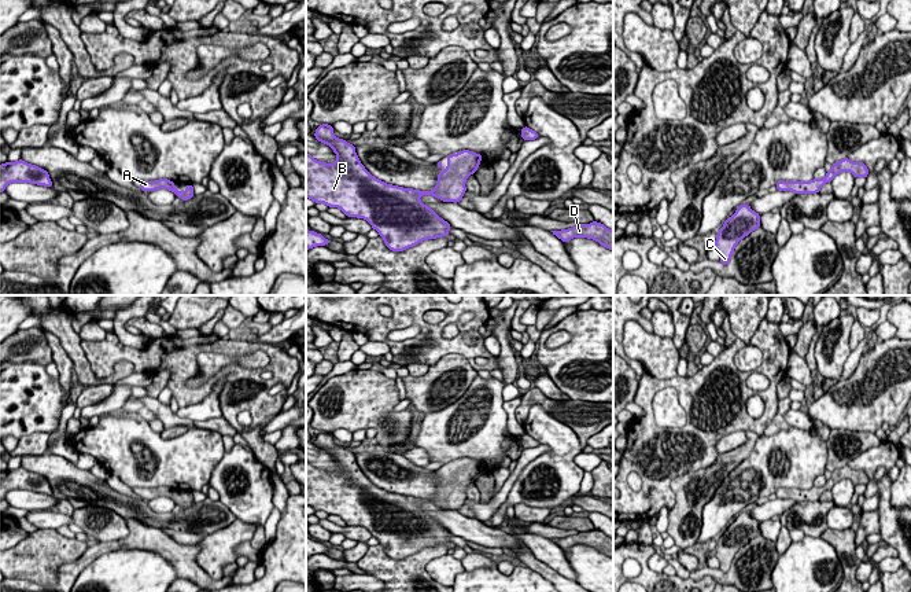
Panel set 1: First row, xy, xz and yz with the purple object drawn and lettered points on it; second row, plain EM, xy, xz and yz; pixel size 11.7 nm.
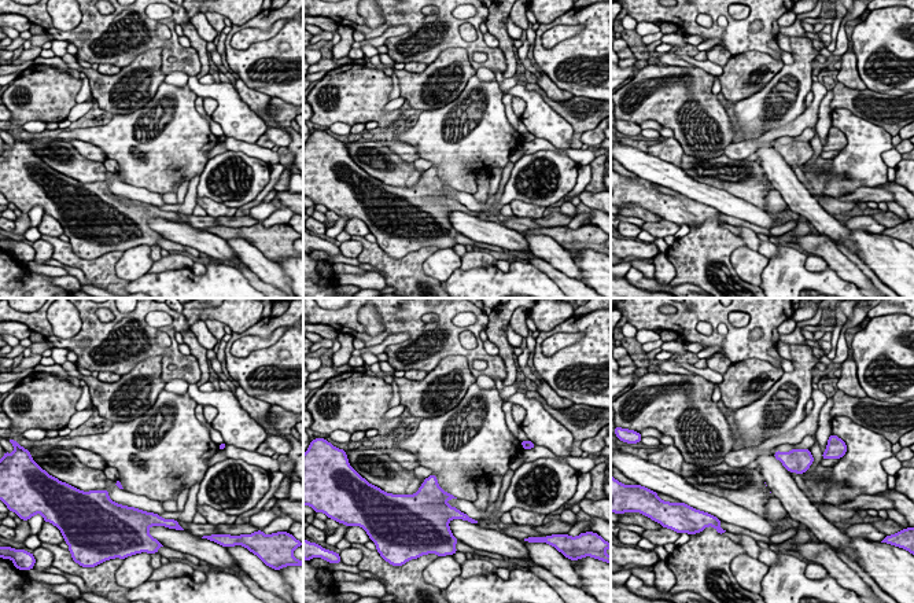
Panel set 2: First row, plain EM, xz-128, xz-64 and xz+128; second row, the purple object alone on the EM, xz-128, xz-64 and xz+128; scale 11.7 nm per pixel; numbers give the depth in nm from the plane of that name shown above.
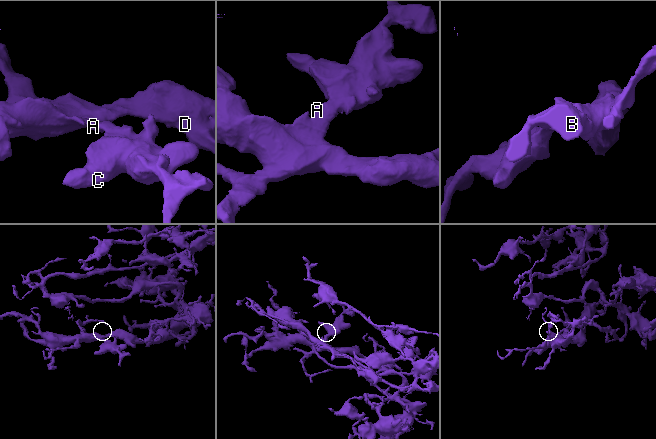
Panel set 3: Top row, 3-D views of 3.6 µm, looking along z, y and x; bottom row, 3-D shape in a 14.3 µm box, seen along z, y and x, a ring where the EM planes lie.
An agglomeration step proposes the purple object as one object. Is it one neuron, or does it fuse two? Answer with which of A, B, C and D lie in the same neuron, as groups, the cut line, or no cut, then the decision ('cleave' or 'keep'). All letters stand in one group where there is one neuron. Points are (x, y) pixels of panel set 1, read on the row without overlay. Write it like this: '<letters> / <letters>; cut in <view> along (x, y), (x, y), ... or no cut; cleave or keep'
A B C D; no cut; keep

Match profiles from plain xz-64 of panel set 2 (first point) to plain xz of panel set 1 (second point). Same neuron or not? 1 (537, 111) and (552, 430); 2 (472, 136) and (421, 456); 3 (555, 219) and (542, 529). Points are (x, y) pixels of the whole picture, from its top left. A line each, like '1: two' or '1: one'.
1: one
2: two
3: two

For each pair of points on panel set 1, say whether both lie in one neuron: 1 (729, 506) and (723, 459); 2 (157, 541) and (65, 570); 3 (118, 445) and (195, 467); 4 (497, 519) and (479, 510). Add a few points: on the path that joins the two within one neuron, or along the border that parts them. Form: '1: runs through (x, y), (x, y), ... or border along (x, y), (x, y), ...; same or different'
1: border along (749, 455), (726, 477), (707, 503); different
2: runs through (133, 541), (103, 547), (88, 556); same
3: runs through (137, 437), (147, 437), (176, 463); same
4: border along (509, 489), (508, 497), (490, 518); different

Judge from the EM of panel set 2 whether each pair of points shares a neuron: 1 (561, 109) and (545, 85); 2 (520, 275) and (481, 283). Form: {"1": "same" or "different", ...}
{"1": "different", "2": "same"}

